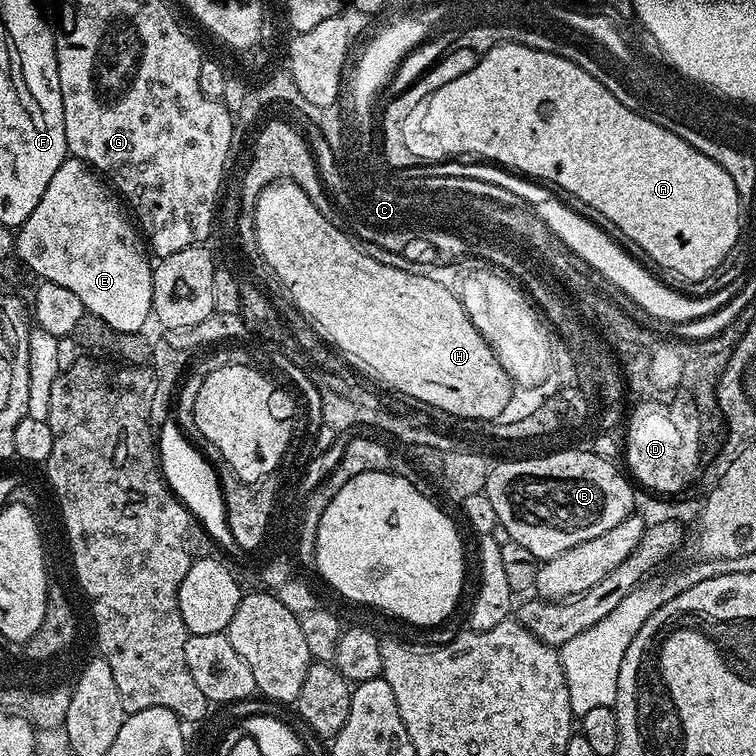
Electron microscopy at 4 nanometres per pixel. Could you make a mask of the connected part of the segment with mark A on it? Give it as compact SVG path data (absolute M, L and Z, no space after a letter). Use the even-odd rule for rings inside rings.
M501 43L495 48L489 49L477 60L474 70L466 70L454 82L446 82L446 86L436 88L432 95L424 101L422 111L418 116L418 132L425 136L424 144L432 152L437 152L440 158L479 158L484 162L495 162L509 170L515 170L529 178L535 178L549 185L557 184L564 192L569 192L576 200L589 204L600 216L605 216L614 227L620 228L620 232L628 240L633 240L650 259L664 268L669 268L677 277L683 272L704 272L704 264L712 264L712 256L721 256L722 250L727 250L728 232L734 232L736 228L736 192L730 190L728 174L722 170L722 166L716 168L704 168L706 154L690 142L686 142L678 134L658 126L650 118L622 106L598 78L586 74L582 66L562 58L556 52L543 52L538 48L518 43Z

